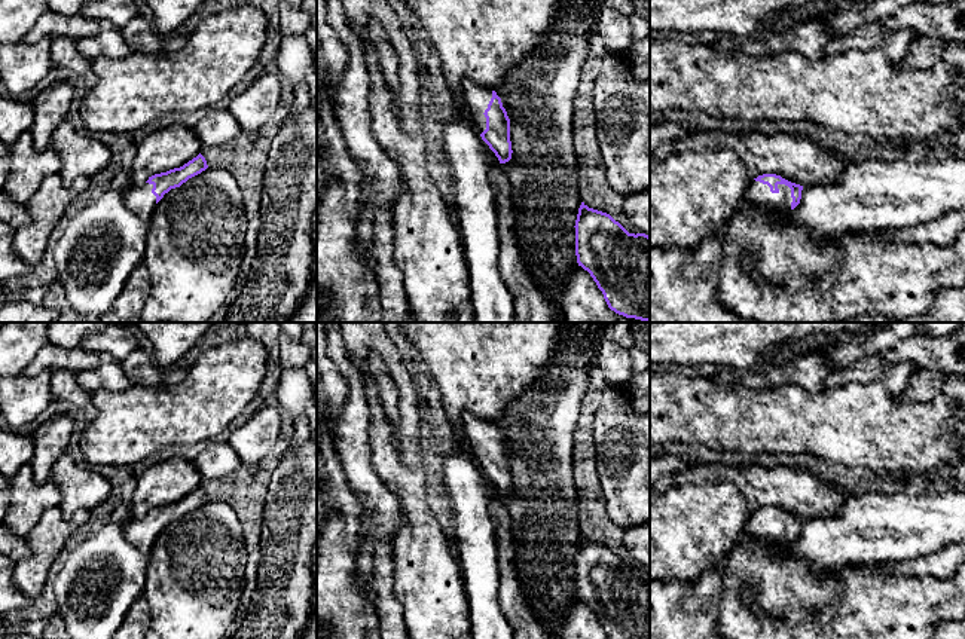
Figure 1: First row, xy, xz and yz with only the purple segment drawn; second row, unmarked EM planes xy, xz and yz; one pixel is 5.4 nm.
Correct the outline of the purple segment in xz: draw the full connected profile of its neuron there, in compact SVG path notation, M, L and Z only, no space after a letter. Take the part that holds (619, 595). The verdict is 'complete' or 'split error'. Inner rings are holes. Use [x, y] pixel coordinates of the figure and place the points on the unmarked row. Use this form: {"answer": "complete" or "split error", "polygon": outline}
{"answer": "complete", "polygon": "M581 535L575 553L577 596L590 606L608 639L650 639L650 569L629 566L610 547Z"}

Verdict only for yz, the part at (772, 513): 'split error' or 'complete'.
split error

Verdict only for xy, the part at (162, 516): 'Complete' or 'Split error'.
Split error

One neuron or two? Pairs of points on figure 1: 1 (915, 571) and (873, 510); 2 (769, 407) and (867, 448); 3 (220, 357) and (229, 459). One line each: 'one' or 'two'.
1: two
2: one
3: two

